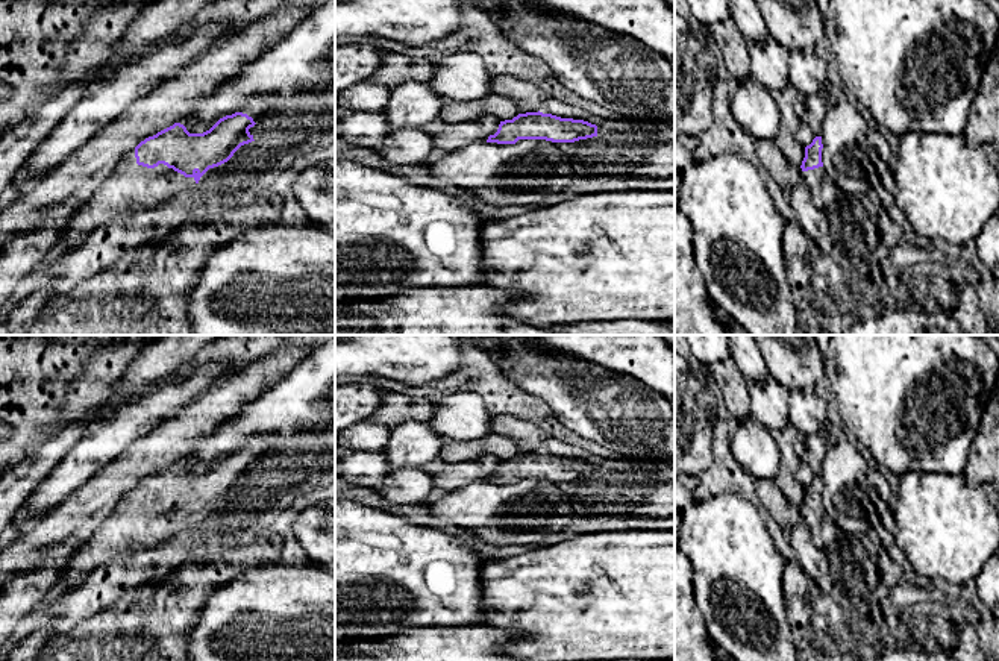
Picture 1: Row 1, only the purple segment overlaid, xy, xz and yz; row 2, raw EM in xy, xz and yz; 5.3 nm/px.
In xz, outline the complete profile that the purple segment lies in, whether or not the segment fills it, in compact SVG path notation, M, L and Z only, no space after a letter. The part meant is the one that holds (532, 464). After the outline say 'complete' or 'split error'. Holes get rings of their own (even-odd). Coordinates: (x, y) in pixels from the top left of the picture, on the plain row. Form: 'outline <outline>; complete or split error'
outline M538 450L518 453L512 459L500 461L497 471L490 475L487 482L515 484L518 479L575 482L593 476L597 476L596 464Z; complete

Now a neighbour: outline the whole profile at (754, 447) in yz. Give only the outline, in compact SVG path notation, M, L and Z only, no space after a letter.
M752 417L731 424L728 449L738 467L752 479L775 479L781 467L776 435Z

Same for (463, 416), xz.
M458 391L434 403L429 424L444 440L476 441L493 434L494 417L481 394Z

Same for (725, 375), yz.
M732 358L712 364L709 376L725 399L731 424L750 417L749 388Z

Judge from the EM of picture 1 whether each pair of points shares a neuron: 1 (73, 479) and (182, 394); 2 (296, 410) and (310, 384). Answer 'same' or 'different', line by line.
1: same
2: same

